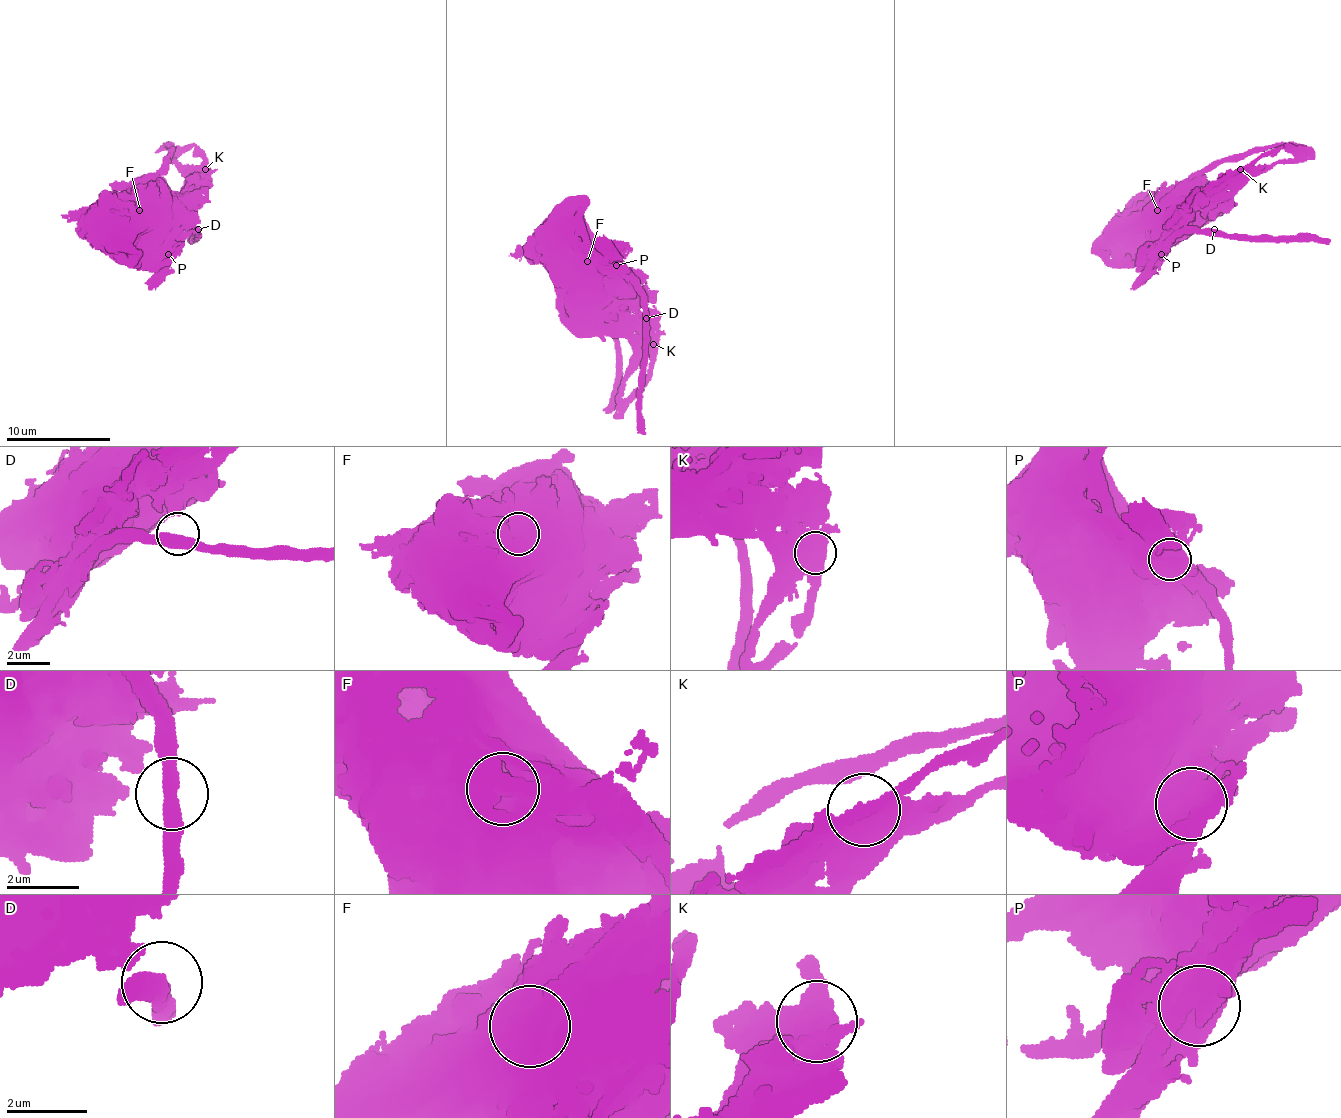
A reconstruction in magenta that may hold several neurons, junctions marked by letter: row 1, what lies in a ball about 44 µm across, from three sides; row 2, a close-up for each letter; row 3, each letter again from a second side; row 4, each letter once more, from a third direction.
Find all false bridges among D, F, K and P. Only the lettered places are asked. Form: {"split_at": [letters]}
{"split_at": ["F", "P"]}

